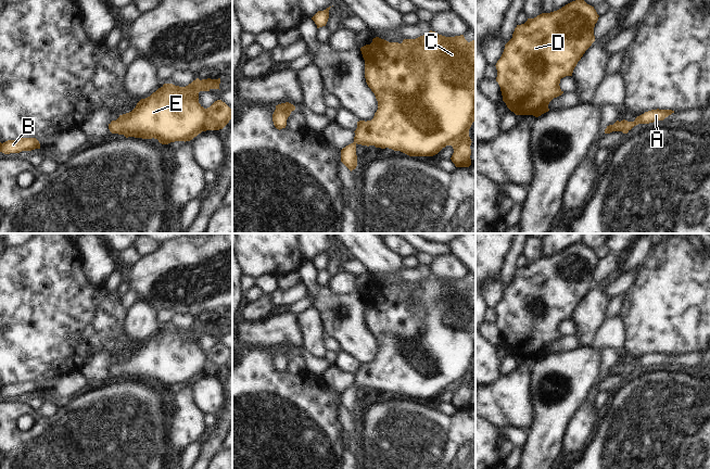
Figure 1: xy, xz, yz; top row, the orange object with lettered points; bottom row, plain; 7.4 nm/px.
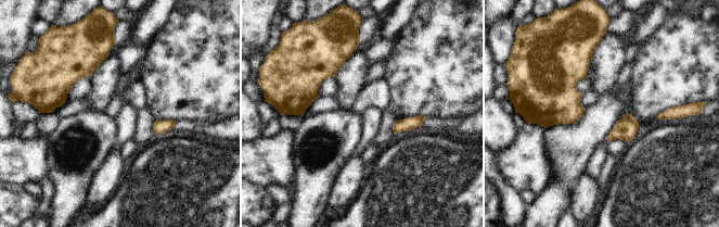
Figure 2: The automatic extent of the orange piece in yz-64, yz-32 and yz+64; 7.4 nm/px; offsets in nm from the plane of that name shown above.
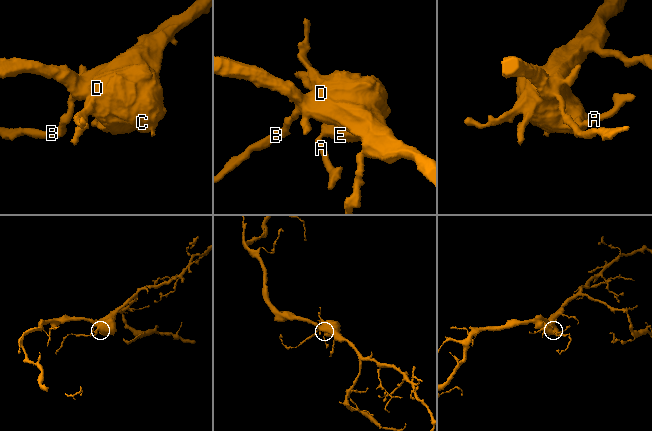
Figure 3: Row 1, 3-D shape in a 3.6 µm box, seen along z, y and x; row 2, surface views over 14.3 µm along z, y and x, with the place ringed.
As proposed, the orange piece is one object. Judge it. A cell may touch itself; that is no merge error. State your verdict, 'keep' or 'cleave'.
keep

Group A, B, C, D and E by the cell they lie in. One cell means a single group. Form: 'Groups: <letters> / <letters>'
Groups: A B C D E.

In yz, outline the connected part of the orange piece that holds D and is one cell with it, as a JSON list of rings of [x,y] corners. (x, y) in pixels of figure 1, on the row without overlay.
[[[581,241],[517,268],[495,308],[503,344],[511,355],[538,360],[549,354],[549,345],[563,337],[560,322],[572,319],[578,305],[595,284],[594,270],[598,261],[594,250]]]

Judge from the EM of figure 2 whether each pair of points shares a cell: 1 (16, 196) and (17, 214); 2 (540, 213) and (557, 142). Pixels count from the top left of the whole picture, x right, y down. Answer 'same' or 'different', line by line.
1: same
2: same

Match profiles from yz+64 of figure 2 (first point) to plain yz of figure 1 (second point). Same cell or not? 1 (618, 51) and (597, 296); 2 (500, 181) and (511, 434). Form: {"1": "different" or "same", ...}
{"1": "same", "2": "different"}

